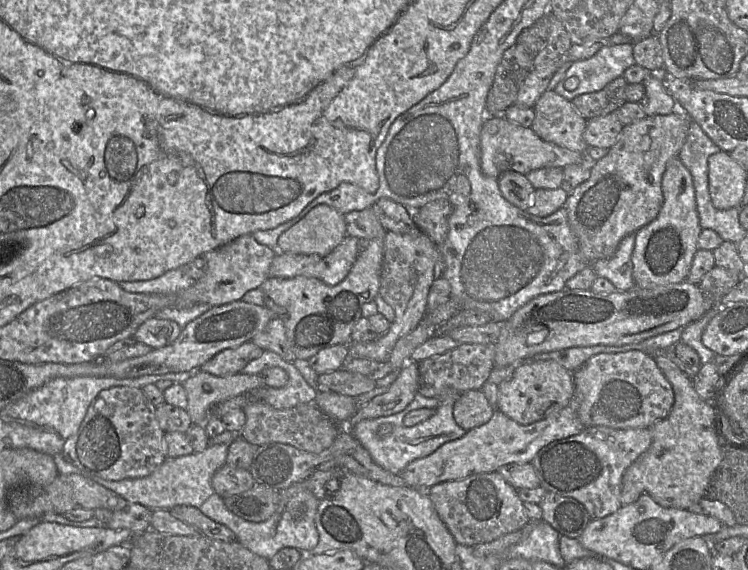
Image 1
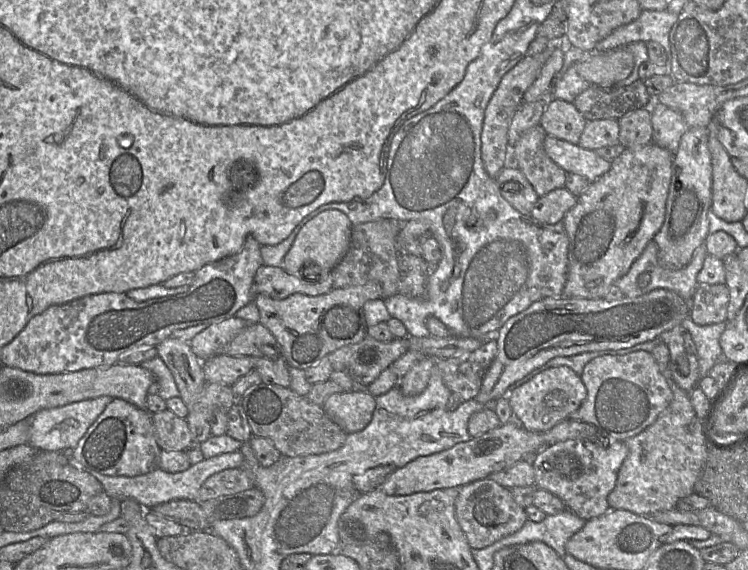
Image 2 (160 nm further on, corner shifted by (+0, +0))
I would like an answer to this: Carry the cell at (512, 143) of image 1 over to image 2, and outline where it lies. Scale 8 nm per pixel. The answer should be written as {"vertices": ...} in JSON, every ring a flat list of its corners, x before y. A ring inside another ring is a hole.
{"vertices":[[546,135,544,149,547,155,567,173,586,177,590,183,605,174,611,161,598,156,594,150,582,148,554,136]]}

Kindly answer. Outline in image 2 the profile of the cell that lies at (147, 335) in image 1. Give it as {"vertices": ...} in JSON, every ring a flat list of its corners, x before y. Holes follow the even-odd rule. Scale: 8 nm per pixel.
{"vertices":[[169,337,156,346,158,356,171,371,180,397,189,408,193,406,205,384,201,360,192,351,189,343]]}

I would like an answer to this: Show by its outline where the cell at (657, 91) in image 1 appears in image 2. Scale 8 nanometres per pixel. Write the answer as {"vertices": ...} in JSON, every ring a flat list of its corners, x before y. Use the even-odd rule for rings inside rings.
{"vertices":[[653,100,649,109,653,129,653,143,665,148,673,155,677,152,682,135,689,129,683,116]]}

